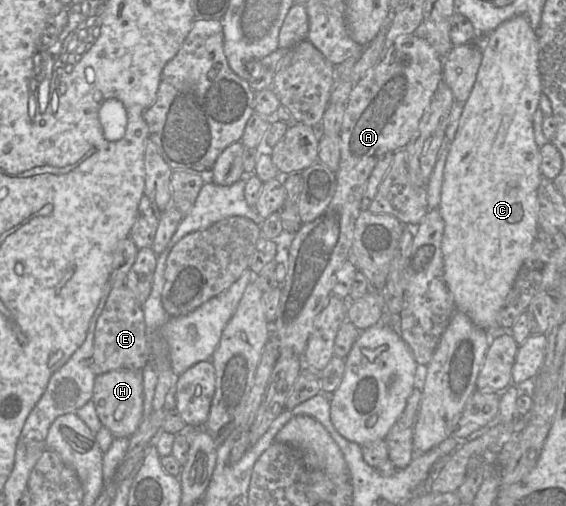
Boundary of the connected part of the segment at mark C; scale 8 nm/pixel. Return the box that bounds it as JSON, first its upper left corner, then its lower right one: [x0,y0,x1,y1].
[438,16,543,331]

